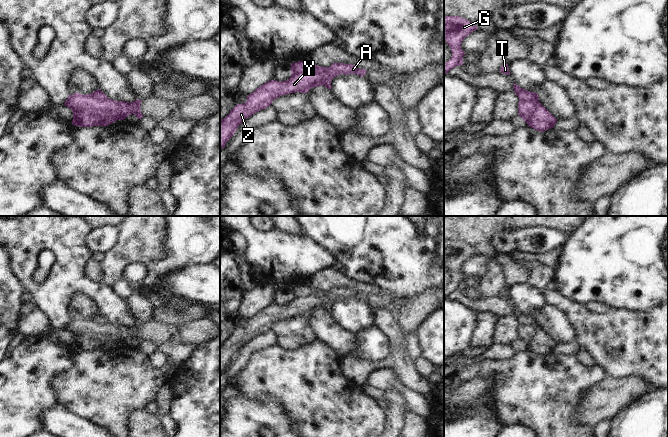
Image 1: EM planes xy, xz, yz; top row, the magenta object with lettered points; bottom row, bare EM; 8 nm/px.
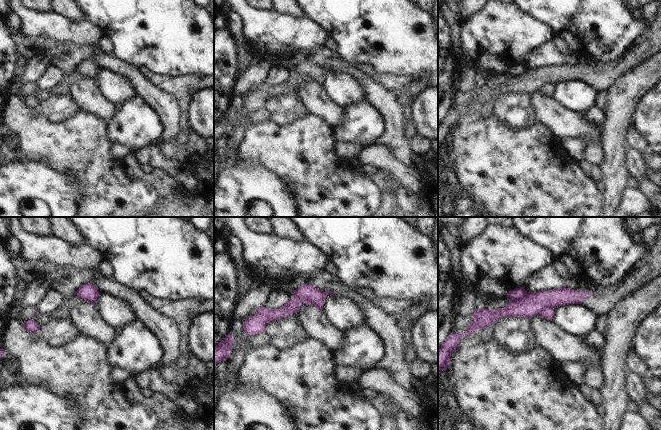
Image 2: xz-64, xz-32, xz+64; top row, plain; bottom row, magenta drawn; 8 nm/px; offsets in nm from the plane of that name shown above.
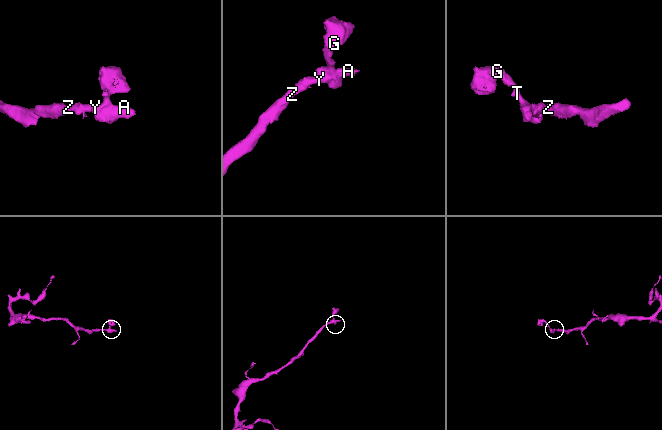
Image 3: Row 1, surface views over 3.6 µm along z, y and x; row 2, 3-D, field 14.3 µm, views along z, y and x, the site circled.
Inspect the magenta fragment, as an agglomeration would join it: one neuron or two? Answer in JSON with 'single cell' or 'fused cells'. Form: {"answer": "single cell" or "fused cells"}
{"answer": "fused cells"}

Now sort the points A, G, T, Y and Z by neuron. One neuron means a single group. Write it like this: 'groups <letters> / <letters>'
groups A Y Z / G T

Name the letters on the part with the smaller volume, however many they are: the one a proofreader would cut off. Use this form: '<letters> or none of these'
G, T

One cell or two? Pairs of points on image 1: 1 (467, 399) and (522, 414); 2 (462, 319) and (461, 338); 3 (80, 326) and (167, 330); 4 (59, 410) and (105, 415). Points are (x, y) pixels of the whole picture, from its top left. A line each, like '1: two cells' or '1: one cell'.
1: two cells
2: one cell
3: one cell
4: two cells

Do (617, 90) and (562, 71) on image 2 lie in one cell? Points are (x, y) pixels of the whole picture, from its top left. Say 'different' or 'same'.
different

